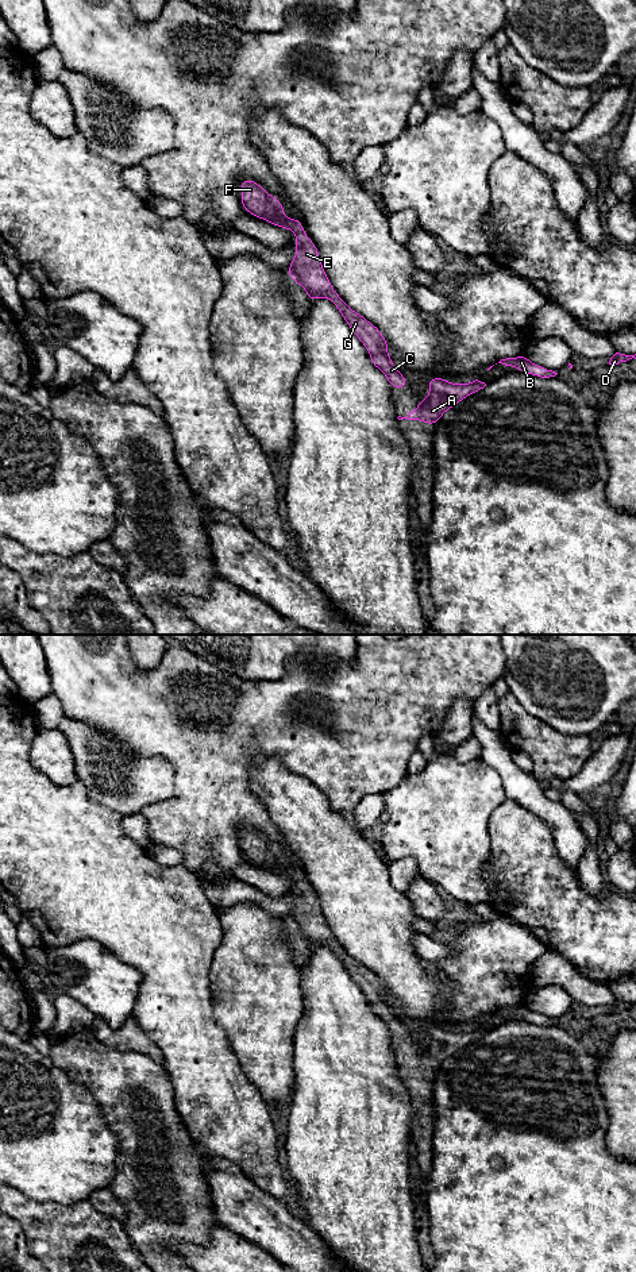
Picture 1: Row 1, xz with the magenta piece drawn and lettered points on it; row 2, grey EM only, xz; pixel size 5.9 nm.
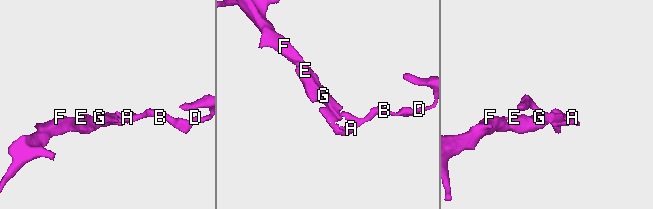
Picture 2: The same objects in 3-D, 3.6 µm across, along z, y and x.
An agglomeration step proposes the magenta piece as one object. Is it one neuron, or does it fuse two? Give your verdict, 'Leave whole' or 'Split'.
Leave whole

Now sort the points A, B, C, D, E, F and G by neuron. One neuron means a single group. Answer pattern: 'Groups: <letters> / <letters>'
Groups: A B C D E F G

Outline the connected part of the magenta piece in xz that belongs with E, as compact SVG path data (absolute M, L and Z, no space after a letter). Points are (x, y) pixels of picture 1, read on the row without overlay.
M242 828L242 855L253 864L263 867L280 876L293 878L296 882L297 902L292 907L288 922L300 932L309 948L331 947L342 961L351 979L359 986L362 992L370 999L370 1010L388 1026L392 1036L404 1037L408 1034L406 1026L397 1018L389 1006L388 990L381 979L352 959L343 947L334 938L315 891L307 886L305 876L300 867L286 867L285 857L278 845L271 845L258 830Z

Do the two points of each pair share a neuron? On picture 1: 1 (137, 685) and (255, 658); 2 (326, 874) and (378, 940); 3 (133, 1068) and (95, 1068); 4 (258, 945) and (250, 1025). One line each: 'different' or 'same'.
1: different
2: same
3: same
4: same

